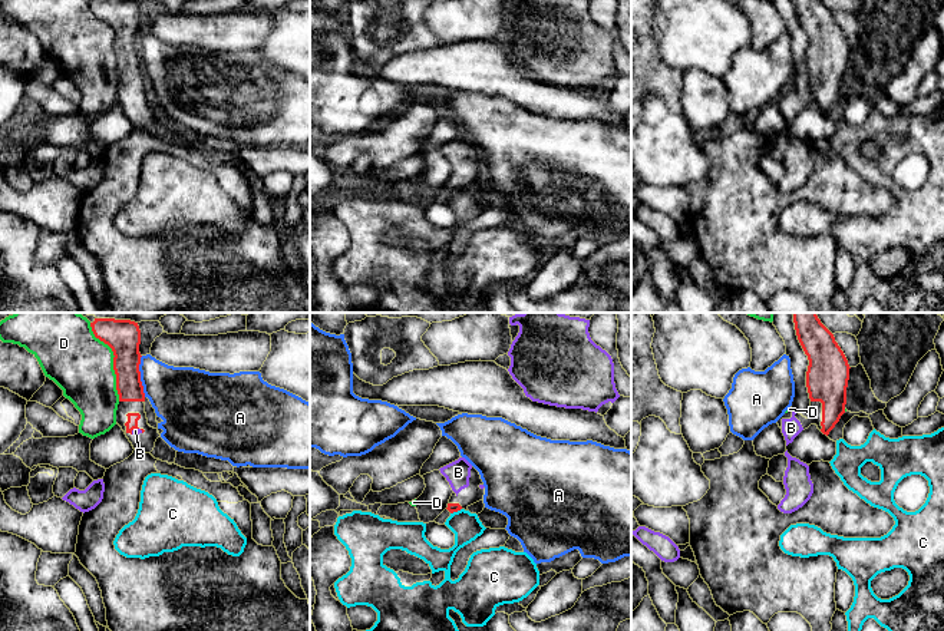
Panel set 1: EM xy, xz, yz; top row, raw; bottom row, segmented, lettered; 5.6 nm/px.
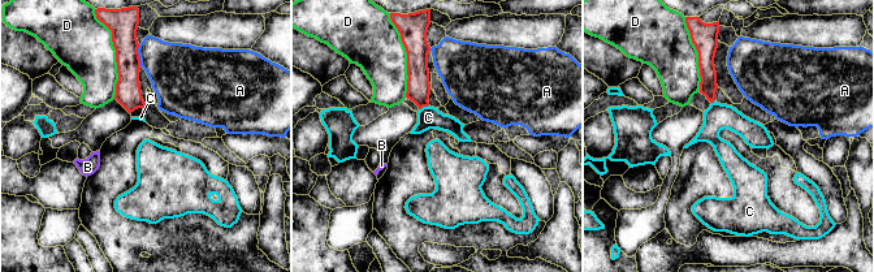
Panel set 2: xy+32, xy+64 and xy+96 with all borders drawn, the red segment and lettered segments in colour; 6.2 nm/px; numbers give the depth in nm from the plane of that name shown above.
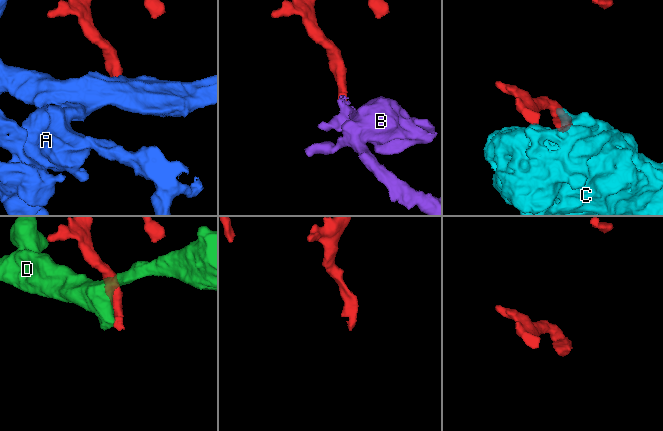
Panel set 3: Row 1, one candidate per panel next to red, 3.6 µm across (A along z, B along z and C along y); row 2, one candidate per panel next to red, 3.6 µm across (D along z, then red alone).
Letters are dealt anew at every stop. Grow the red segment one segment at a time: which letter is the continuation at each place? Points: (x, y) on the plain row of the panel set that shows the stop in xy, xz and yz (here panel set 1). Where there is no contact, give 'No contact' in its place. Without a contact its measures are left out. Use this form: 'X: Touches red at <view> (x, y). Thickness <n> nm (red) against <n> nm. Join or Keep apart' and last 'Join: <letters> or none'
A: Touches red at xy (139, 55). Thickness 190 nm (red) against 320 nm. Keep apart
B: Touches red at xy (137, 106). Thickness 60 nm (red) against 30 nm. Join
C: Touches red at xz (455, 190). Thickness 50 nm (red) against 160 nm. Keep apart
D: Touches red at xy (114, 39). Thickness 190 nm (red) against 360 nm. Keep apart
Join: B

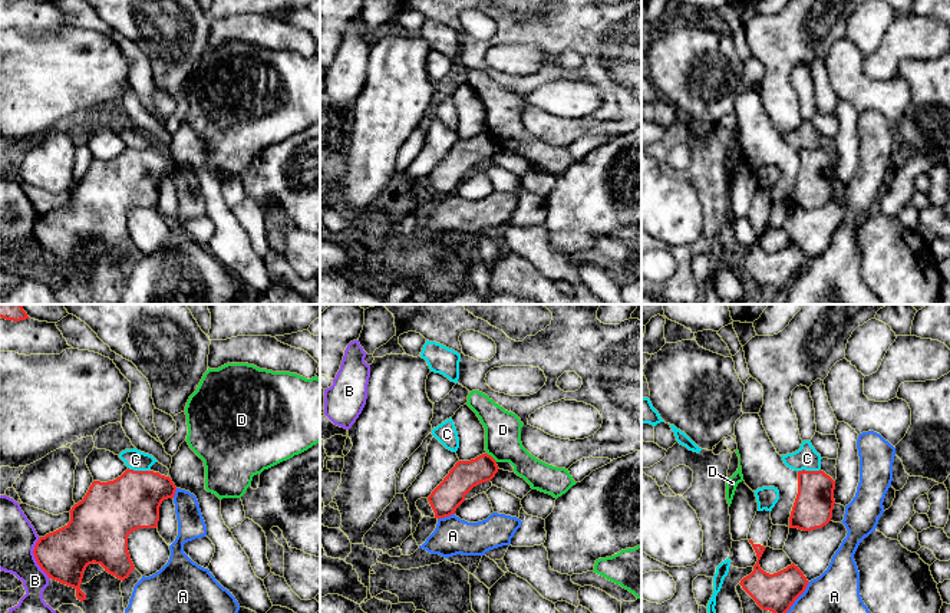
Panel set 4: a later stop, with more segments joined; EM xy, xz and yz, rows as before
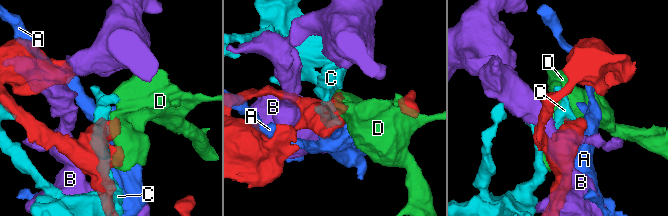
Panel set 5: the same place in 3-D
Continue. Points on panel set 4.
A: Touches red at yz (794, 280). Thickness 220 nm (red) against 460 nm. Keep apart
B: Touches red at xy (35, 236). Thickness 280 nm (red) against 200 nm. Keep apart
C: Touches red at yz (808, 150). Thickness 220 nm (red) against 130 nm. Keep apart
D: Touches red at xz (491, 135). Thickness 160 nm (red) against 200 nm. Keep apart
Join: none

